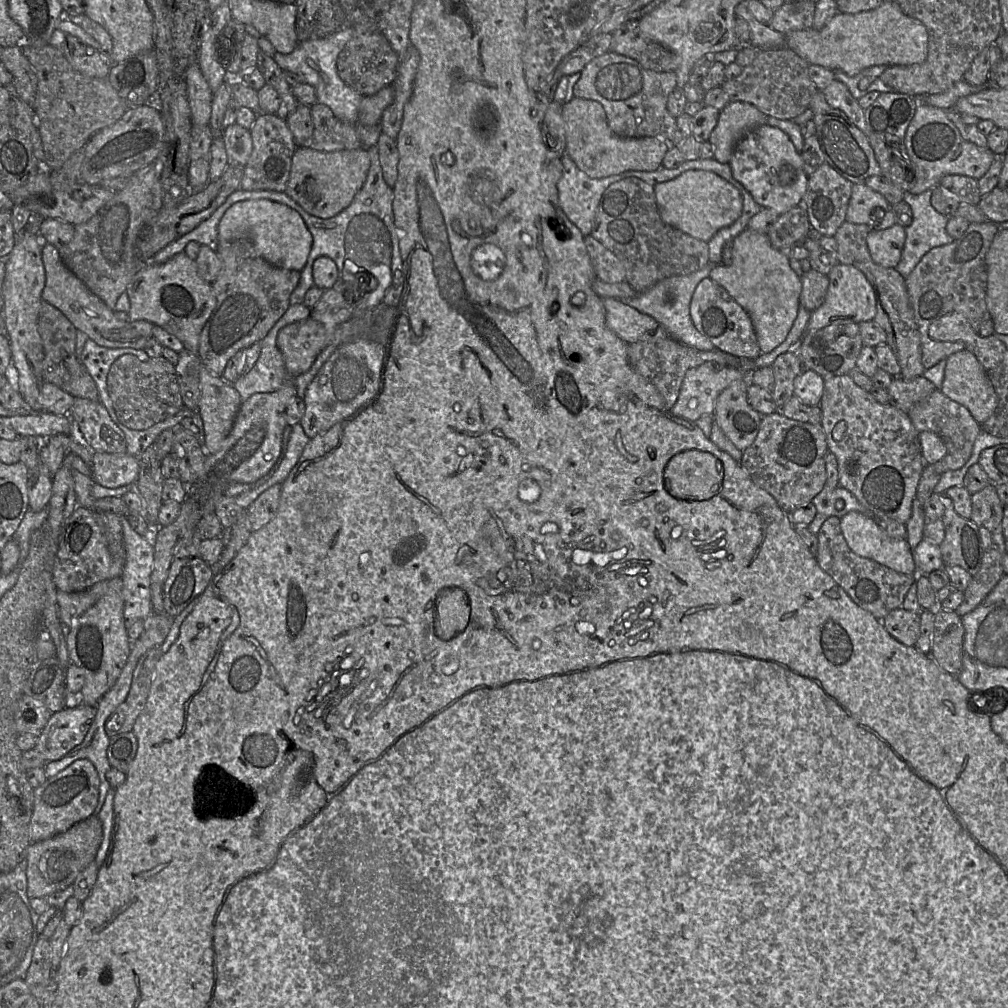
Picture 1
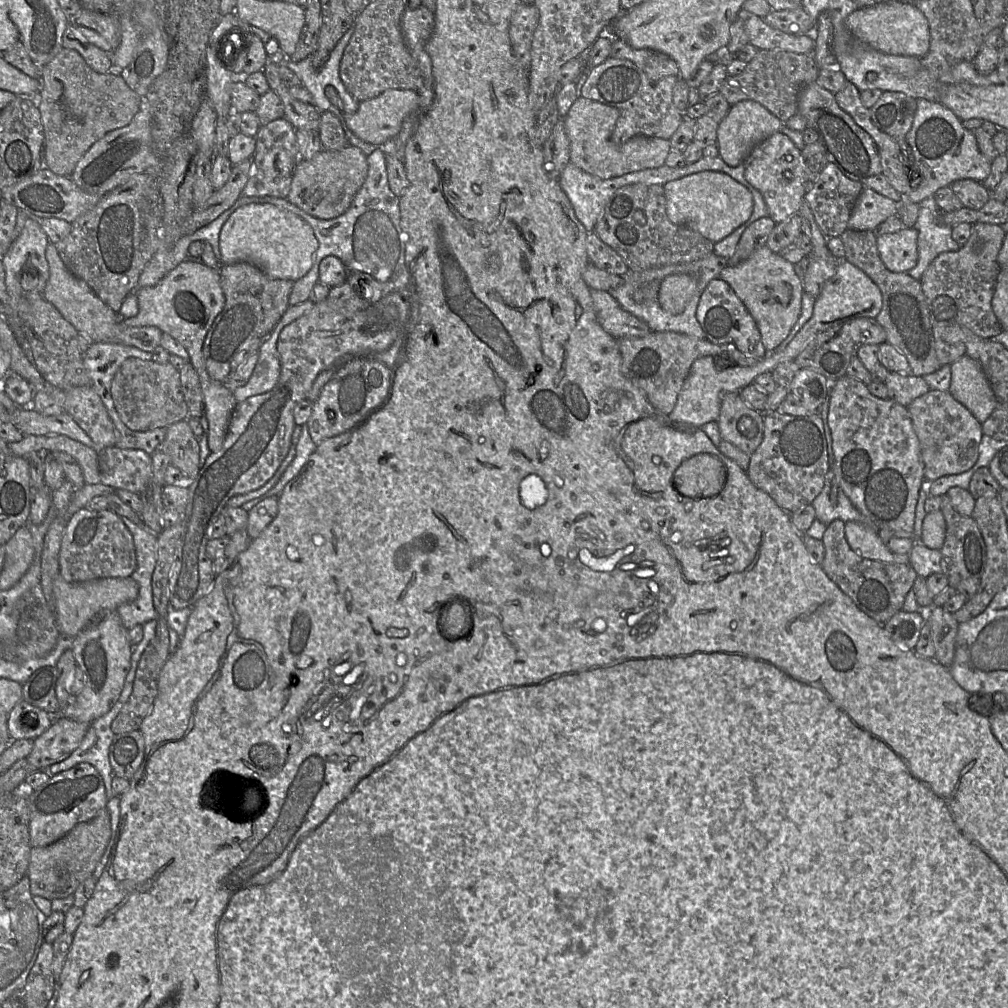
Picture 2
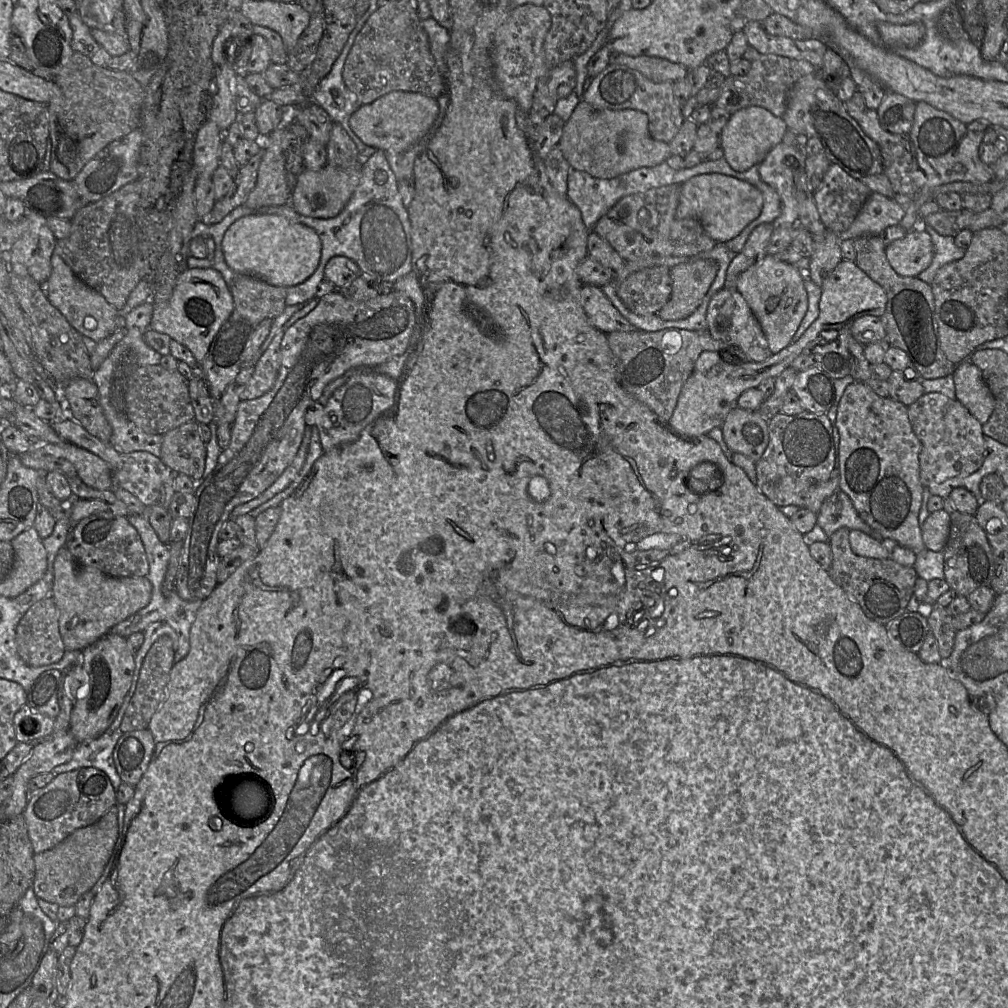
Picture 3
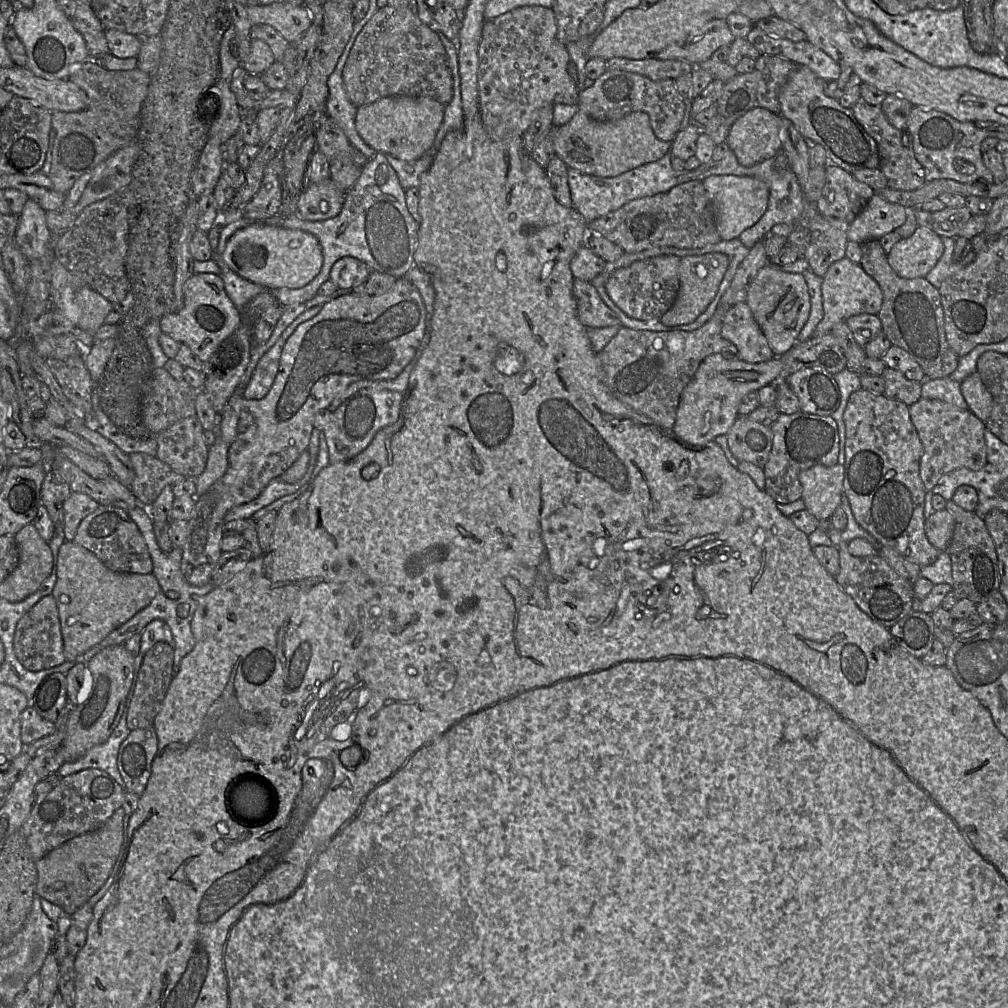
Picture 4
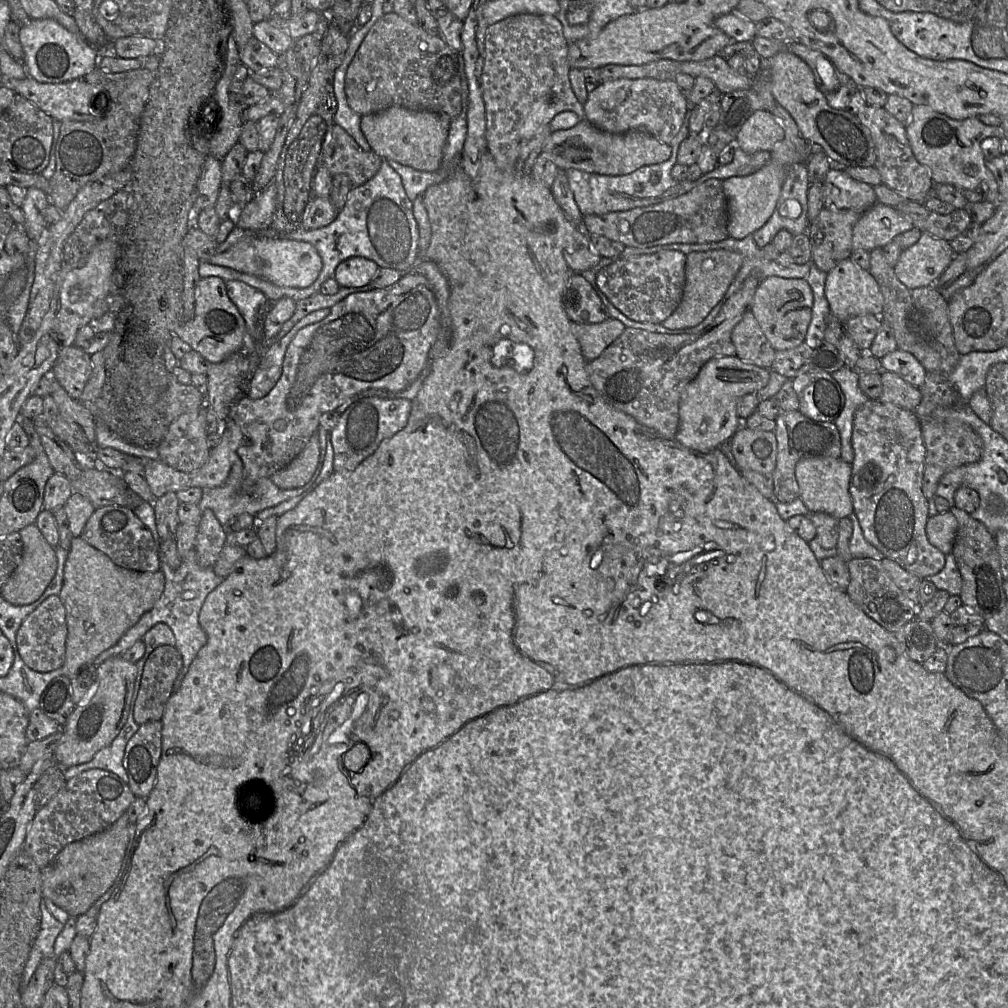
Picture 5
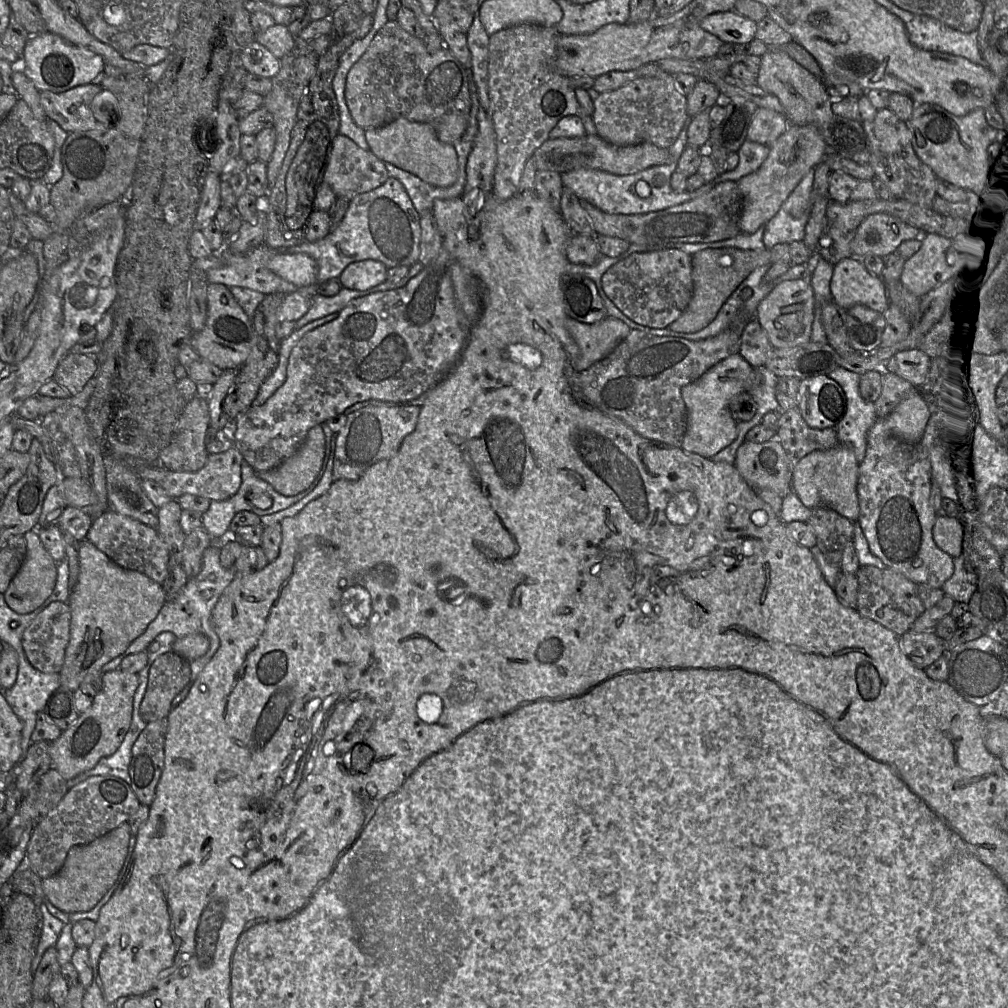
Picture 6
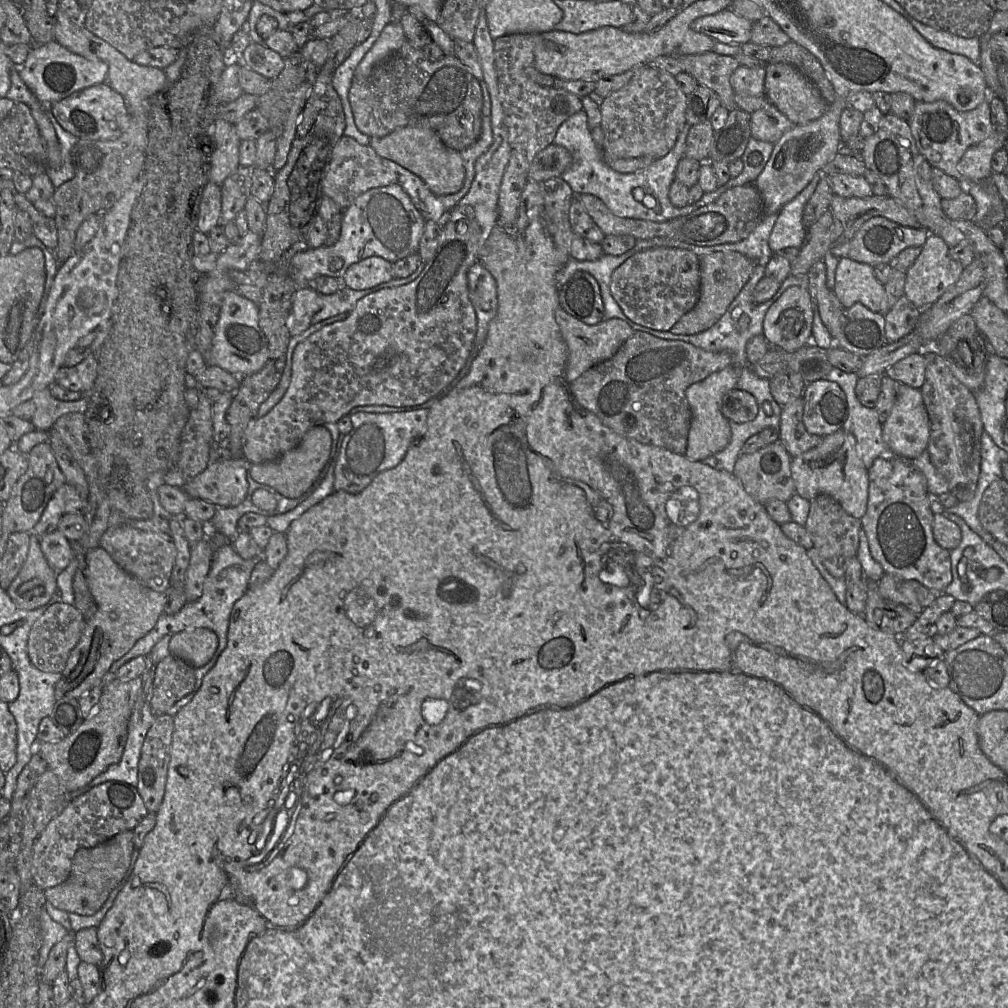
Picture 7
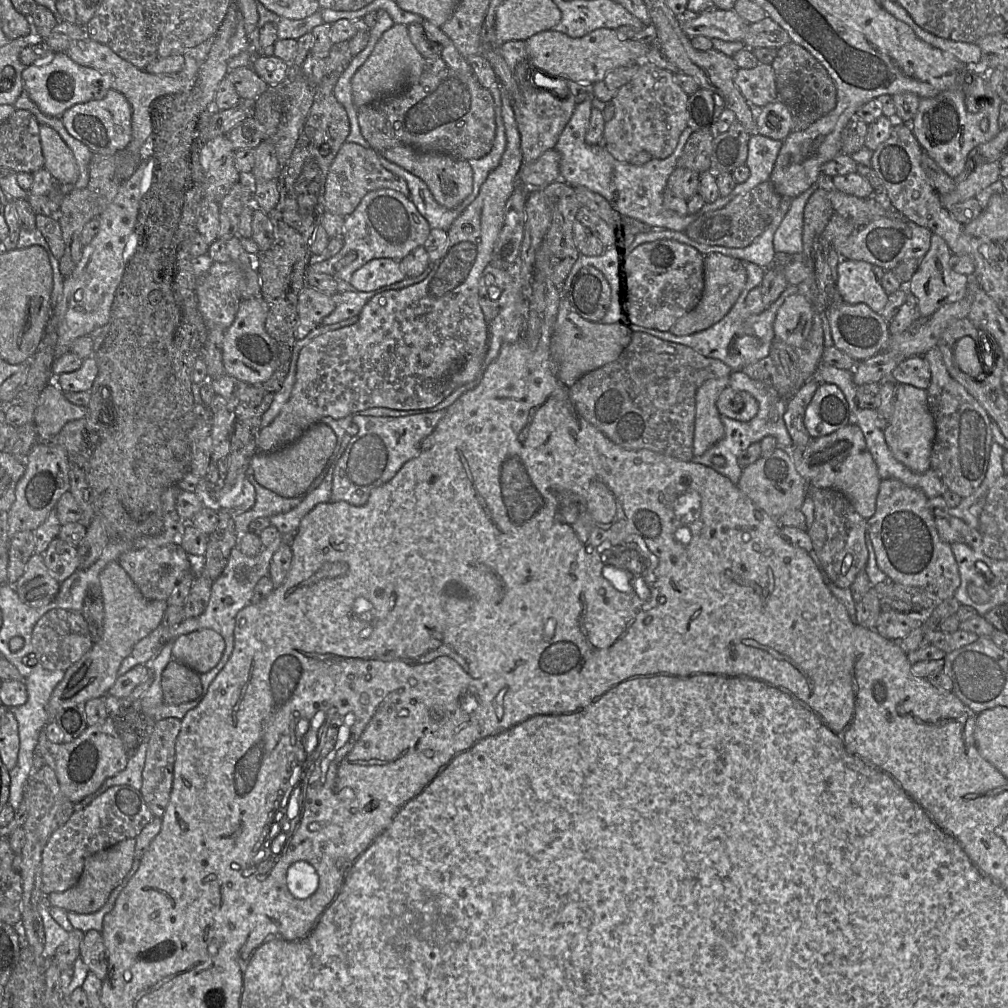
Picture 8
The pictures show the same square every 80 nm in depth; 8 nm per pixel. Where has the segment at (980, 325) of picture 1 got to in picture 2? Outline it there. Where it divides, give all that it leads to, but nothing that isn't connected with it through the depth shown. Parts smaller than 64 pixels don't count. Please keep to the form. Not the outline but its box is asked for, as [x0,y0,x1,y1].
[920,222,1005,366]

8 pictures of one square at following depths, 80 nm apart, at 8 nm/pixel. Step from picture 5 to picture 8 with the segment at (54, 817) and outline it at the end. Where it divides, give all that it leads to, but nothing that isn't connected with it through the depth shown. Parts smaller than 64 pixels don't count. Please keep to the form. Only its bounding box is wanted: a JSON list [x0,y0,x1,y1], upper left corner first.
[41,785,154,896]

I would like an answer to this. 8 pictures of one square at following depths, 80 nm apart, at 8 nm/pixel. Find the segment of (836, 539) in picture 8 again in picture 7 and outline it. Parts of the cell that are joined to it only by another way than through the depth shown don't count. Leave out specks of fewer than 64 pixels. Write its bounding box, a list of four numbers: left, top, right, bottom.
[804,494,861,578]

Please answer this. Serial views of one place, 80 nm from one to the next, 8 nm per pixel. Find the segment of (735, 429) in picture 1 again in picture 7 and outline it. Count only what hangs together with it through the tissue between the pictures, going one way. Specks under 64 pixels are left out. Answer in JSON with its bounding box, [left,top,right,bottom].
[733,440,796,504]

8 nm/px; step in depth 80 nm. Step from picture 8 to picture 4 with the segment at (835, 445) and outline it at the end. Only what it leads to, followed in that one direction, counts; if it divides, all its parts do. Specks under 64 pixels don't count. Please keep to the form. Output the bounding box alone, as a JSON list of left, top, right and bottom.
[799,465,844,522]

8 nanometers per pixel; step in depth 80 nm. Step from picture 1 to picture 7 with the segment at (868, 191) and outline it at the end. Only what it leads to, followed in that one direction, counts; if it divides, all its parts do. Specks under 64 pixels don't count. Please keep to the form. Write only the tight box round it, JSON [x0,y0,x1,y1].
[842,217,929,266]

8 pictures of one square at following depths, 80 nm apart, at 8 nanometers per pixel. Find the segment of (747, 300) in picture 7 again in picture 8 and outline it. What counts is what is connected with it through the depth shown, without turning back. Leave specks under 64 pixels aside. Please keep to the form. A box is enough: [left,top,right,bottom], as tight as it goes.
[674,261,798,372]

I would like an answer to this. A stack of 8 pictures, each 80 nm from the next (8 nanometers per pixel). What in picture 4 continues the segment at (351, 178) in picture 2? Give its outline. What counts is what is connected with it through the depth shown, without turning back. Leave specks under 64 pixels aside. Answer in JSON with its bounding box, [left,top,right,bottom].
[296,178,346,221]

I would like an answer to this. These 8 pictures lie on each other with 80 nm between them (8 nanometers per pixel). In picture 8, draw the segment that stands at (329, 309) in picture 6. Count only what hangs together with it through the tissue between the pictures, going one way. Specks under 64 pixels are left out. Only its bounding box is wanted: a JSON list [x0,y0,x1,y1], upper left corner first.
[323,281,387,324]

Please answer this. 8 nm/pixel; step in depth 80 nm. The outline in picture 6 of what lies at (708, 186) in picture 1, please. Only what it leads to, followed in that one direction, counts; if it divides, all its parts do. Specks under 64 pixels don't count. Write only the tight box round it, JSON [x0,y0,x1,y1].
[736,124,829,234]

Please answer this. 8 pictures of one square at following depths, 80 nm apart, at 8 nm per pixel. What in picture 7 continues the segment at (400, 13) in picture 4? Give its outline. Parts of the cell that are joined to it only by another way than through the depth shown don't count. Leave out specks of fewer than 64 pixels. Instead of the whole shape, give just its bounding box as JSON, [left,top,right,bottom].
[349,41,483,152]

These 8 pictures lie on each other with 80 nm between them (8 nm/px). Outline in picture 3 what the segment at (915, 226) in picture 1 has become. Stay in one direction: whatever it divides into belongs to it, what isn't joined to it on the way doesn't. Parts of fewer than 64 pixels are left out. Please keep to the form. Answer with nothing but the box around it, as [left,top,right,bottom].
[917,219,965,284]

